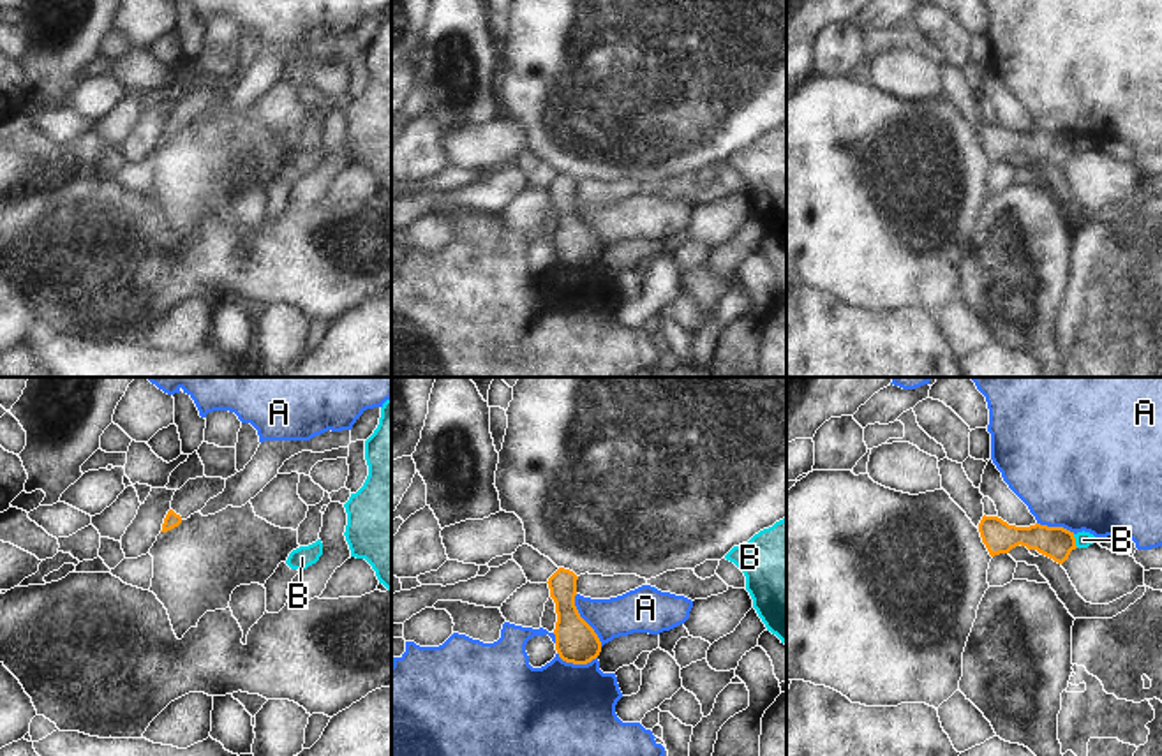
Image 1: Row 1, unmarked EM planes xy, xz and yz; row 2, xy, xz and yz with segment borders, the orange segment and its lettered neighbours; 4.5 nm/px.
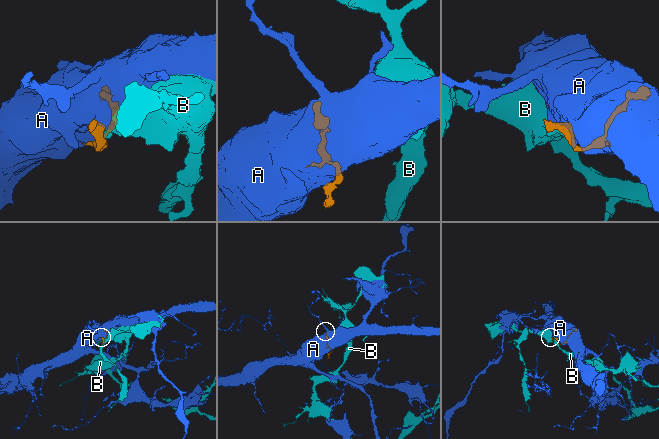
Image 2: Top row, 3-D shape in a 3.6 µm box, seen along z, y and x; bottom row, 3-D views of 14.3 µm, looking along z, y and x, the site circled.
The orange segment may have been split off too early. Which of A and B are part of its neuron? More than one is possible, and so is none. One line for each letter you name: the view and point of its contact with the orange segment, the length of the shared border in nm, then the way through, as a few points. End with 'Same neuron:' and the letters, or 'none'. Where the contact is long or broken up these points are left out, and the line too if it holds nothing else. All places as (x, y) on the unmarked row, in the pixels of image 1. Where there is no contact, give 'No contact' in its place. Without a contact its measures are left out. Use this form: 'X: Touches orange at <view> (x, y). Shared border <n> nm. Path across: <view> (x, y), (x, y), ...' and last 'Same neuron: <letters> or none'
Same neuron: none.

